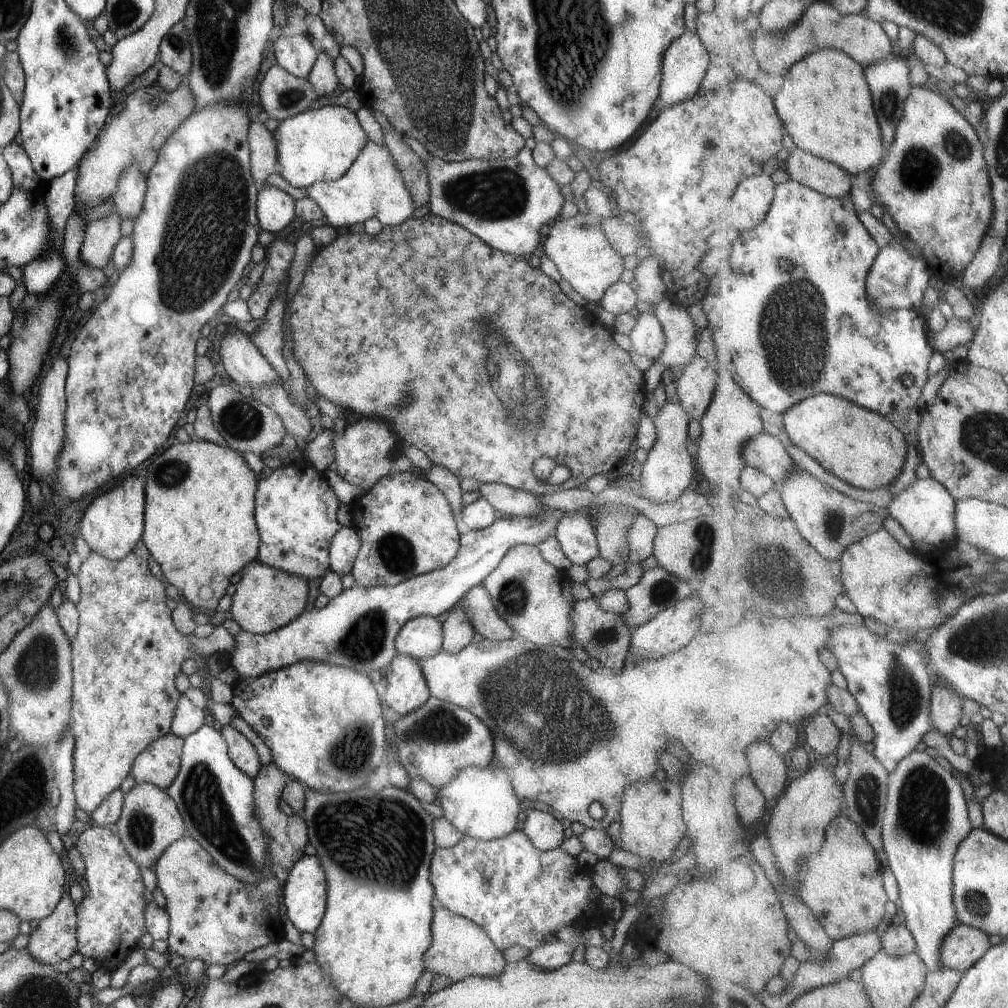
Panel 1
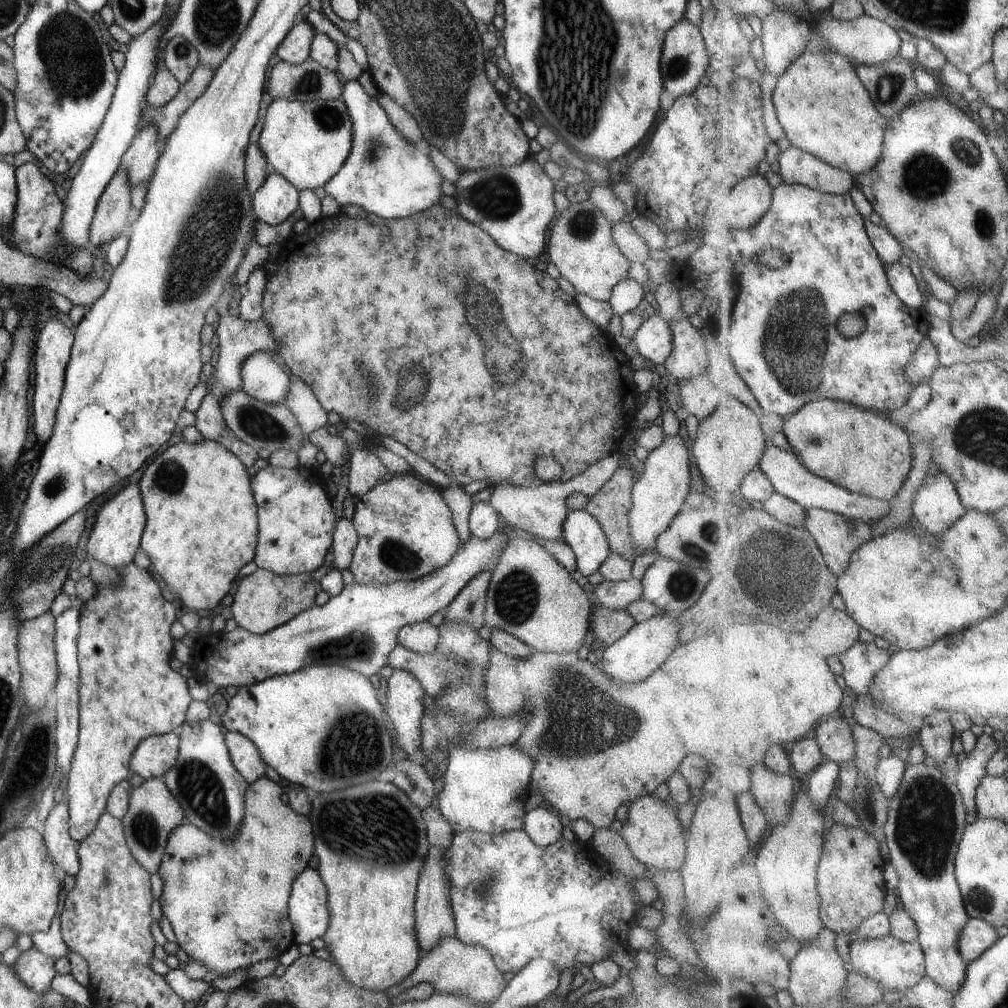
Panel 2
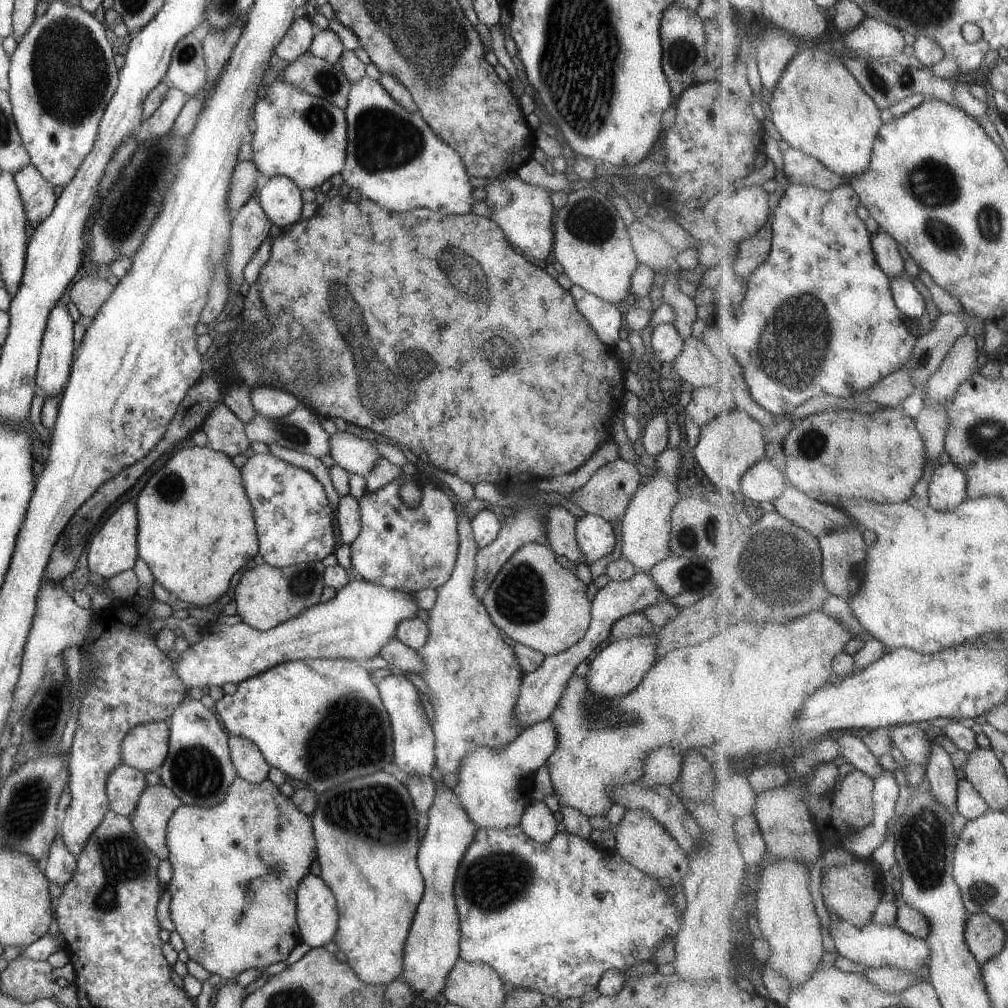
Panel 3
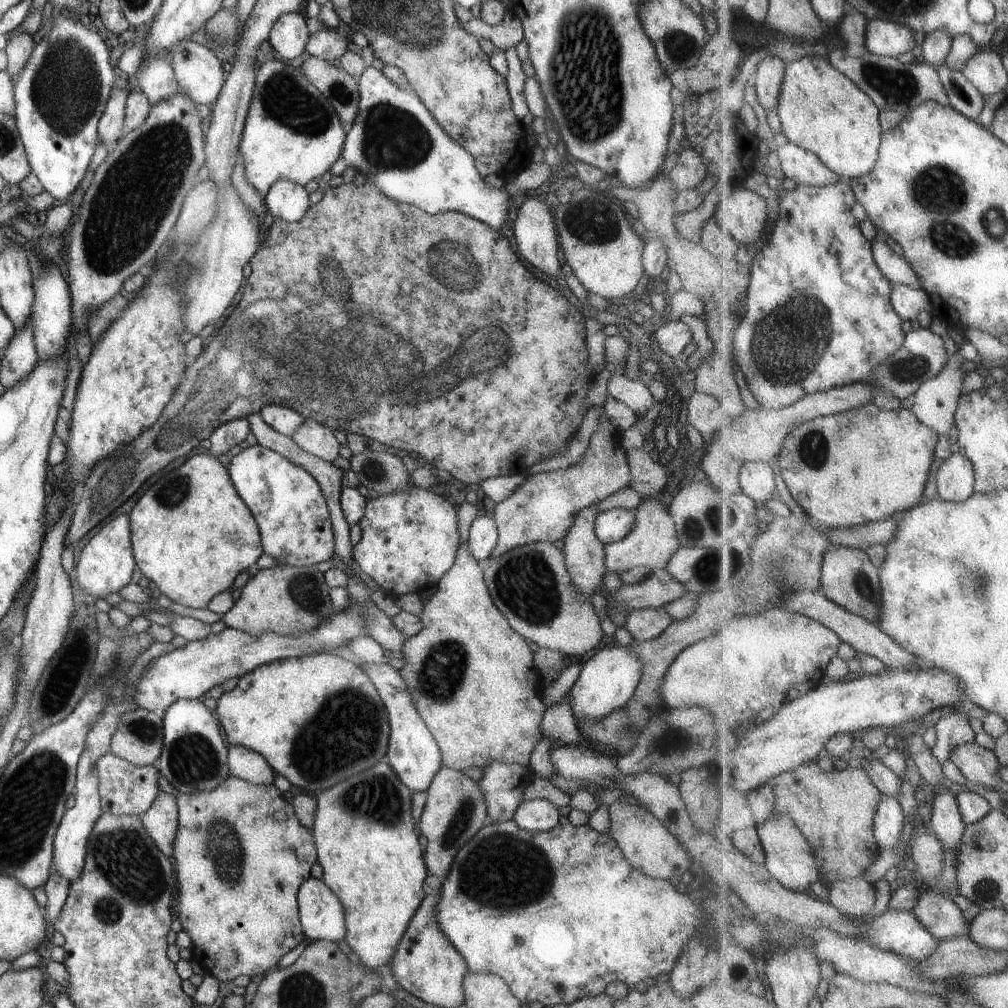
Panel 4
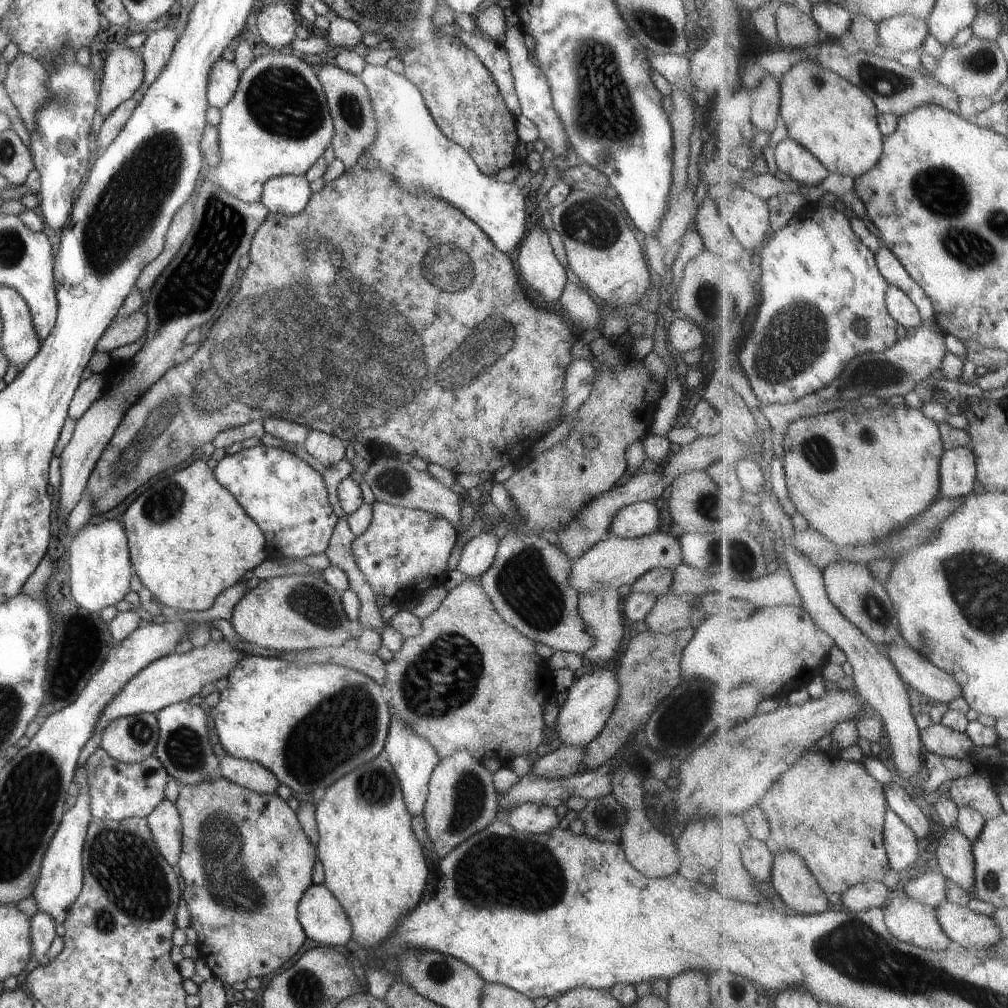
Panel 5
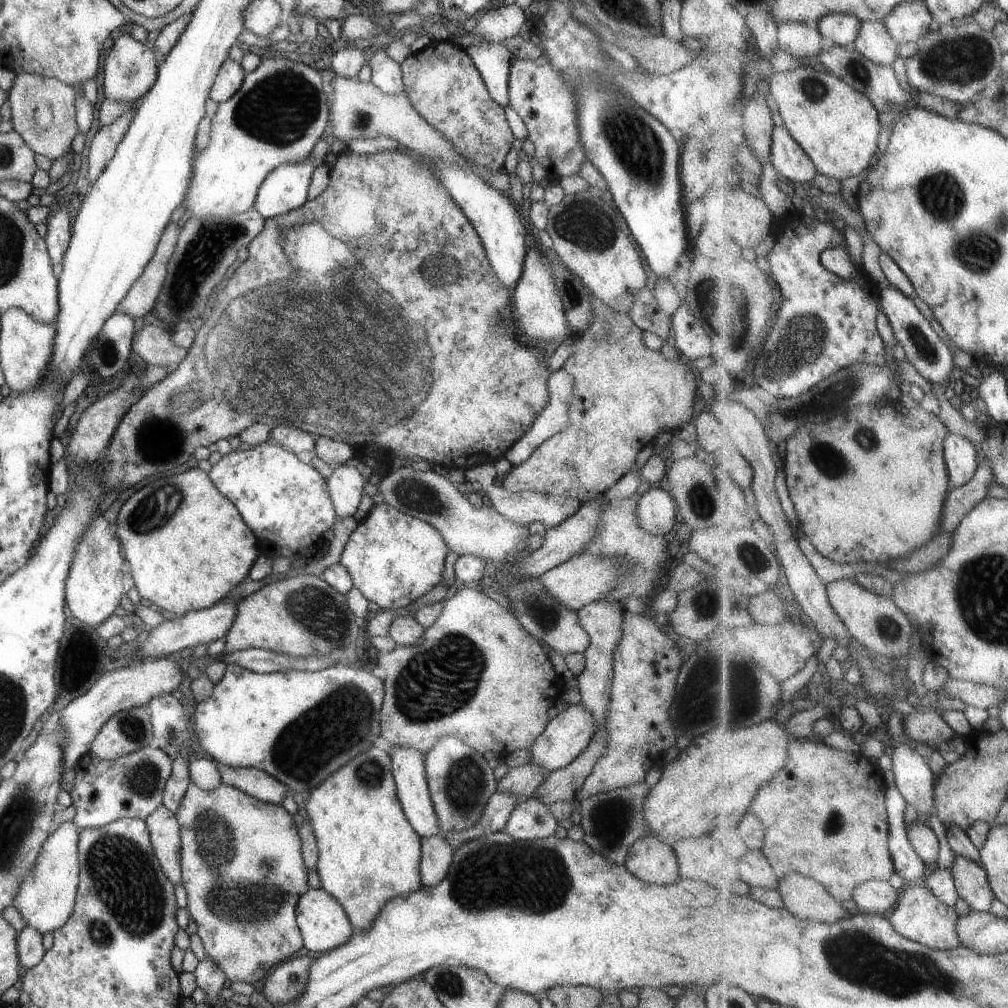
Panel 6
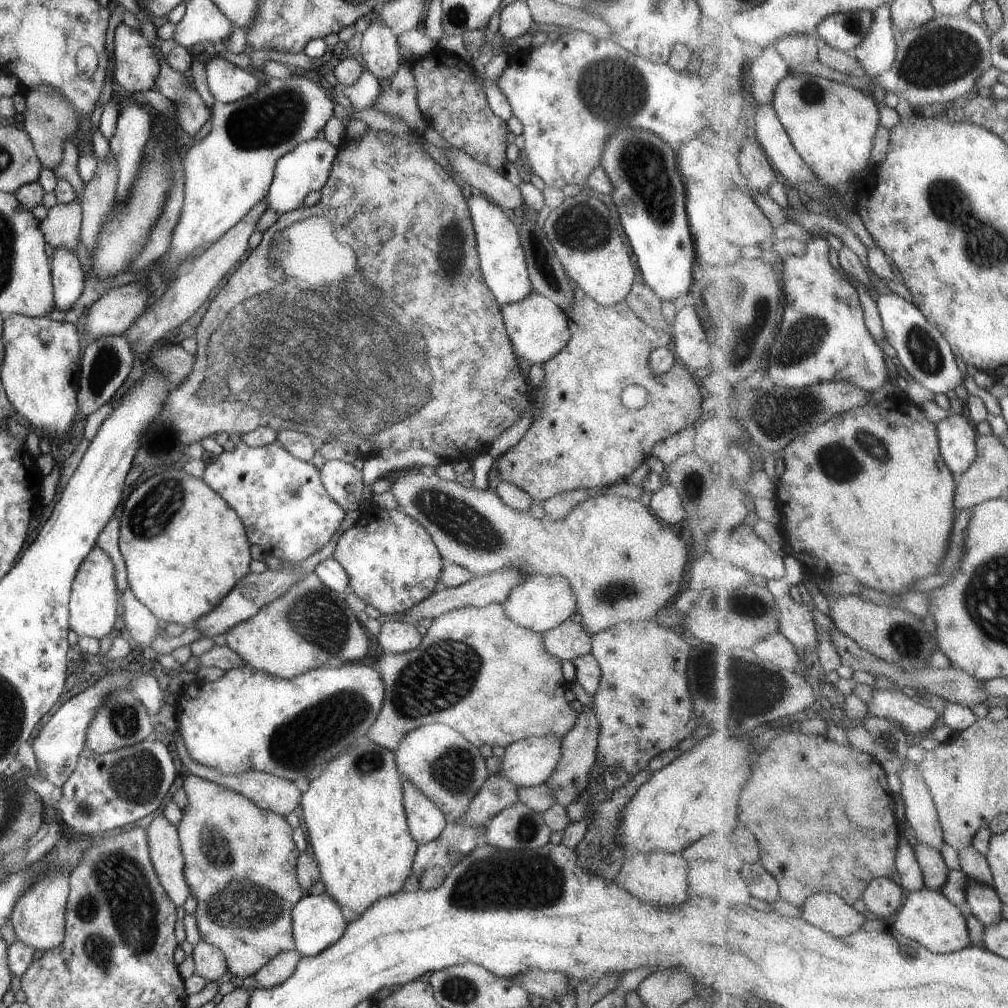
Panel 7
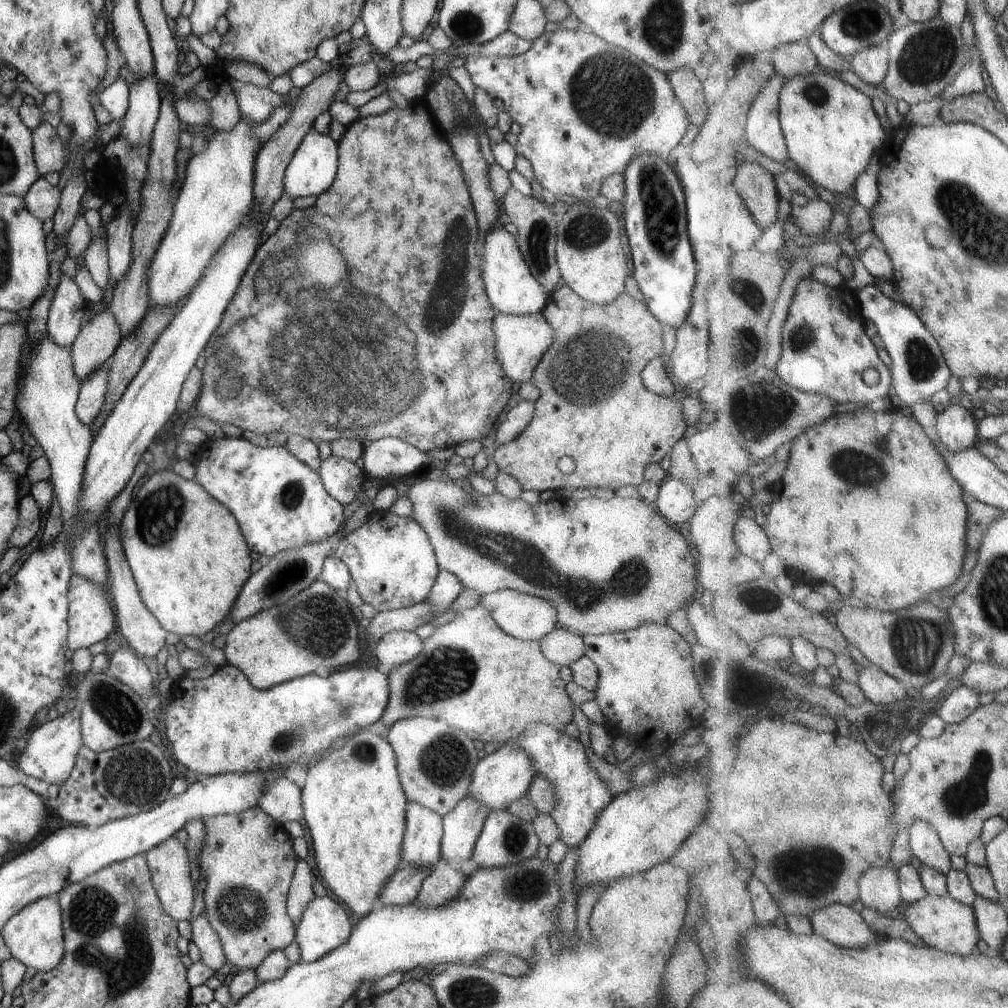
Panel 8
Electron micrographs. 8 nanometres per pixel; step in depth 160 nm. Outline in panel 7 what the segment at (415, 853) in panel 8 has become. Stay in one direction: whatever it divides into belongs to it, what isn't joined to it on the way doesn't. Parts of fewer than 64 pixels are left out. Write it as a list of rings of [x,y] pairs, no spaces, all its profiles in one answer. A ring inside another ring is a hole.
[[[407,779],[402,782],[402,801],[411,838],[417,846],[433,840],[447,824],[441,811]]]

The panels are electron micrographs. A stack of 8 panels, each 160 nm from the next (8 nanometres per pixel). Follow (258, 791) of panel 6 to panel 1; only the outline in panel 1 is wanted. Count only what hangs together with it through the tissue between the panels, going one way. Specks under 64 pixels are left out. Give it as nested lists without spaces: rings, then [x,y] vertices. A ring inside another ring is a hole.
[[[230,725],[222,727],[220,733],[227,743],[228,755],[233,766],[247,778],[255,778],[260,770],[260,764],[255,748],[249,740]]]

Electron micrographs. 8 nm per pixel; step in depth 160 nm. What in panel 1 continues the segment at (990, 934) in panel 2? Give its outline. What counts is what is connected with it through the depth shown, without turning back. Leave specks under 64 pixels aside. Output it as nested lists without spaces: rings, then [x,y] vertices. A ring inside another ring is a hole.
[[[958,924],[941,946],[941,959],[945,969],[955,969],[962,974],[976,965],[991,948],[989,934],[983,930]]]

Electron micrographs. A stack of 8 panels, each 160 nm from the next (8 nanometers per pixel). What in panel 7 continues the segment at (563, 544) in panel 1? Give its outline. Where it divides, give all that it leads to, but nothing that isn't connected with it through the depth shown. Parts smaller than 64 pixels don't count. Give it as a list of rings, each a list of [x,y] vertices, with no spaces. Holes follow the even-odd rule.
[[[669,484],[645,496],[644,501],[647,508],[665,524],[675,524],[684,517],[685,511],[679,494]]]

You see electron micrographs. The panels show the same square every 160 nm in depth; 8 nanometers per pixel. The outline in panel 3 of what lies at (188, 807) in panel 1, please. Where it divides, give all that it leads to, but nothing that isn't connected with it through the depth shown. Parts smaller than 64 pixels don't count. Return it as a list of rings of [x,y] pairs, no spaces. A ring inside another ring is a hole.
[[[193,695],[176,706],[167,723],[167,754],[156,770],[161,784],[172,790],[183,805],[206,809],[219,804],[226,797],[227,789],[237,778],[237,773],[230,759],[228,736],[221,730],[217,718]]]

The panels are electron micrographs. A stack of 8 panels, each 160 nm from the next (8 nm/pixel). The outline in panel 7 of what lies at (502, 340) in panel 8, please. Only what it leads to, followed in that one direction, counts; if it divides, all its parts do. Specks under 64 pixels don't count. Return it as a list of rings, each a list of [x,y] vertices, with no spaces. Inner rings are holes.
[[[532,290],[525,298],[501,306],[500,311],[517,360],[524,358],[532,365],[544,363],[557,354],[569,340],[570,330],[563,311],[537,291]]]

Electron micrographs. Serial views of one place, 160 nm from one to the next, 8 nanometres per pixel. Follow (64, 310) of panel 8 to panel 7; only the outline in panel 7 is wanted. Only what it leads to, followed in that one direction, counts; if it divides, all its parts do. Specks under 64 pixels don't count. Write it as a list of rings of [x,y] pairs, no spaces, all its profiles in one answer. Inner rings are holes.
[[[66,246],[52,248],[51,282],[54,308],[67,310],[77,300],[83,290],[84,272],[76,253]]]

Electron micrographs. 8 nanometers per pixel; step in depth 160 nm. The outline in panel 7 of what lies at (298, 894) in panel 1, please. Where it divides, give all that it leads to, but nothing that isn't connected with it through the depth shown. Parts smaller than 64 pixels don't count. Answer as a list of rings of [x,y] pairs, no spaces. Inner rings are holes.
[[[326,893],[303,894],[293,905],[292,933],[294,949],[303,957],[312,957],[333,944],[345,930],[339,905]]]

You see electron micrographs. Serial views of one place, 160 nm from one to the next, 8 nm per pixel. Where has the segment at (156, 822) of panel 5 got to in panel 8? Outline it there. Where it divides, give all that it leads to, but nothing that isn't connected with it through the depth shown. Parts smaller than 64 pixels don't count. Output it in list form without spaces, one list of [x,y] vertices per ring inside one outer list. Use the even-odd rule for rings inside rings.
[[[169,836],[165,842],[157,844],[144,854],[149,876],[156,896],[161,902],[163,911],[175,922],[188,920],[193,908],[193,883],[189,876],[189,862],[185,844],[181,844],[174,836]]]

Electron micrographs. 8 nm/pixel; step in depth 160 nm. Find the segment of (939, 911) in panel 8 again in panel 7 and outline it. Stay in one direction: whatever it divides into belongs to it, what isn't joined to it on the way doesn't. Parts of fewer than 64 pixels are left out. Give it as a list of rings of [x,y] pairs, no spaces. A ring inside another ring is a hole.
[[[925,887],[919,892],[909,893],[900,912],[892,920],[893,927],[903,937],[920,942],[934,953],[940,955],[954,953],[969,946],[969,930],[966,916],[941,891]]]

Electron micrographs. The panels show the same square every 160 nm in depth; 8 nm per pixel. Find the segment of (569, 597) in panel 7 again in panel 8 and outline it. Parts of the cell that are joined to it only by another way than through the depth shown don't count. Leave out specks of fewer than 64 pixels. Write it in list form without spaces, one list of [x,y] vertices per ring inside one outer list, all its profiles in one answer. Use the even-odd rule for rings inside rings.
[[[500,589],[493,593],[483,593],[479,596],[482,608],[489,612],[491,619],[503,630],[504,634],[523,641],[539,641],[548,634],[555,624],[555,608],[547,600],[529,596],[511,589]]]

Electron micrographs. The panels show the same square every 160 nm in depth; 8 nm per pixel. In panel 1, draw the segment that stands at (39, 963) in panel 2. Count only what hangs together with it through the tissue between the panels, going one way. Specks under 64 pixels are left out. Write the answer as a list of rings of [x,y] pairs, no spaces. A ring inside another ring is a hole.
[[[64,893],[49,916],[32,930],[26,947],[27,954],[41,964],[56,965],[77,951],[75,906]]]

